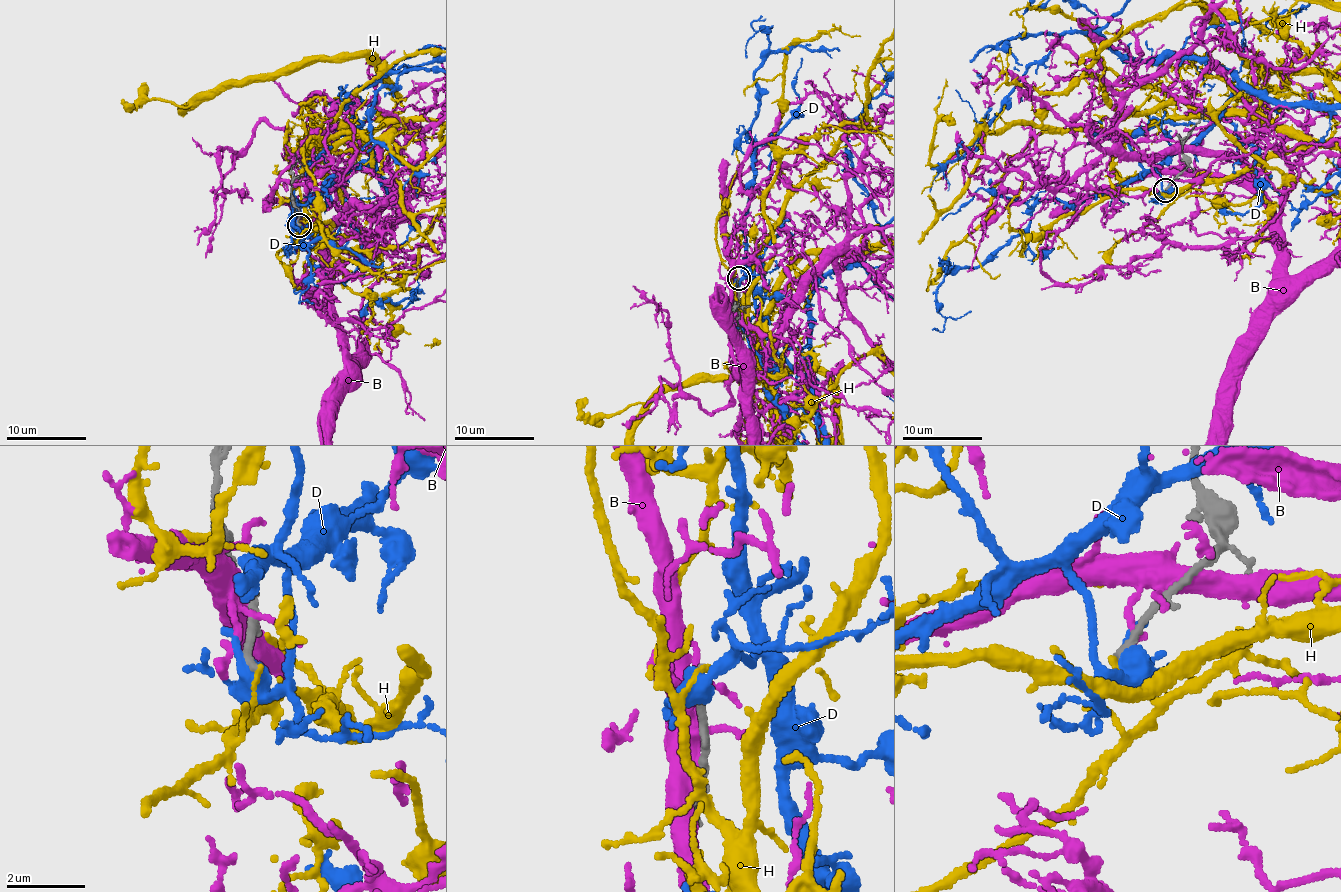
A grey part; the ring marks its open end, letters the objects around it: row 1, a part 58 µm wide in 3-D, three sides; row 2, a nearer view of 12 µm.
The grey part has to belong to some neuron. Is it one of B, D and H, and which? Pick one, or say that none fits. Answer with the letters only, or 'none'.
none

